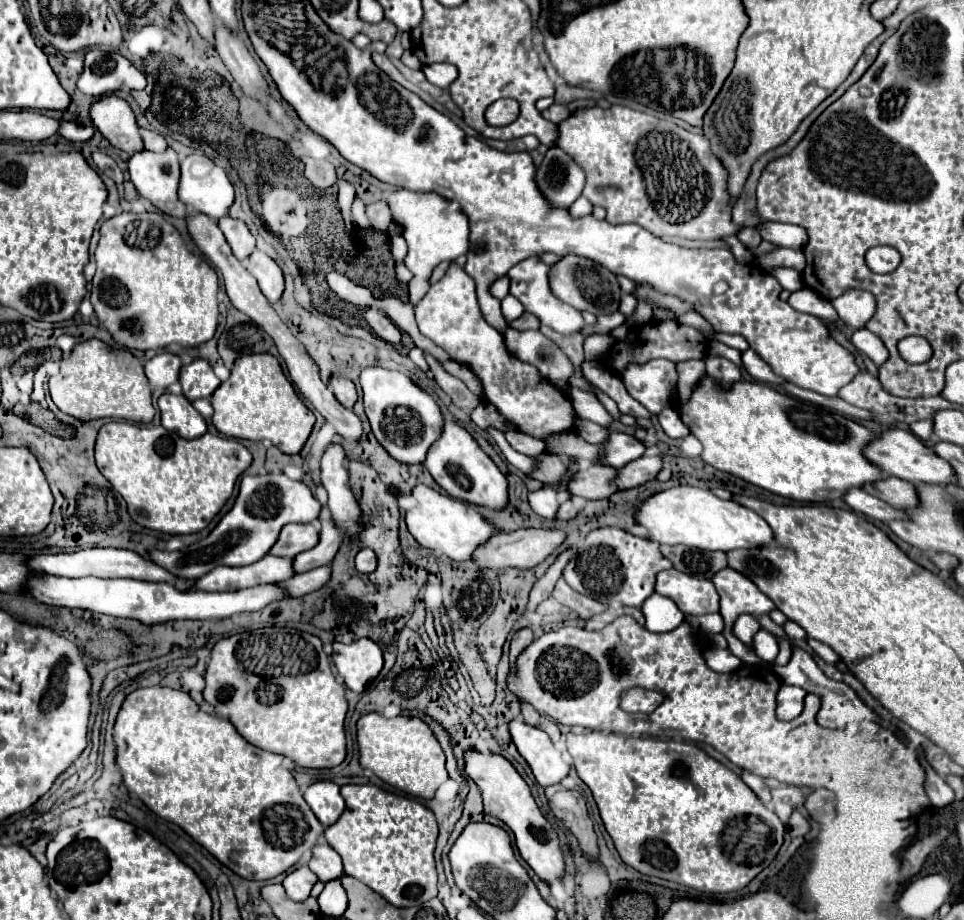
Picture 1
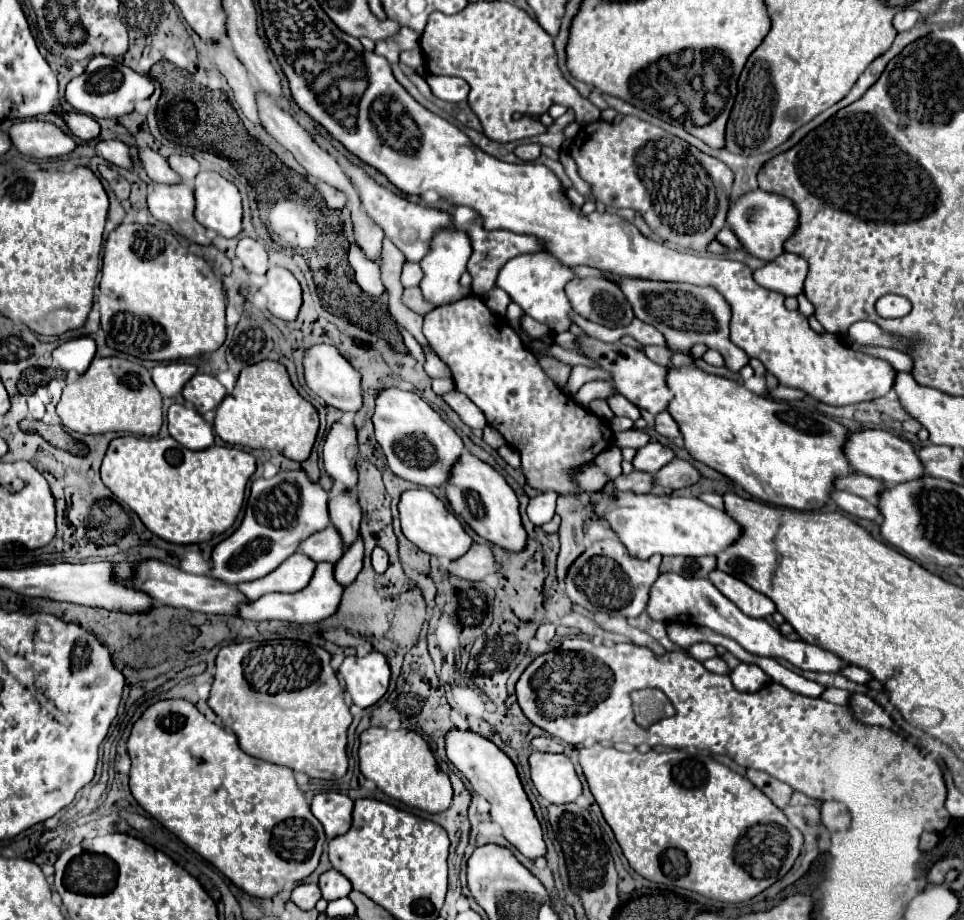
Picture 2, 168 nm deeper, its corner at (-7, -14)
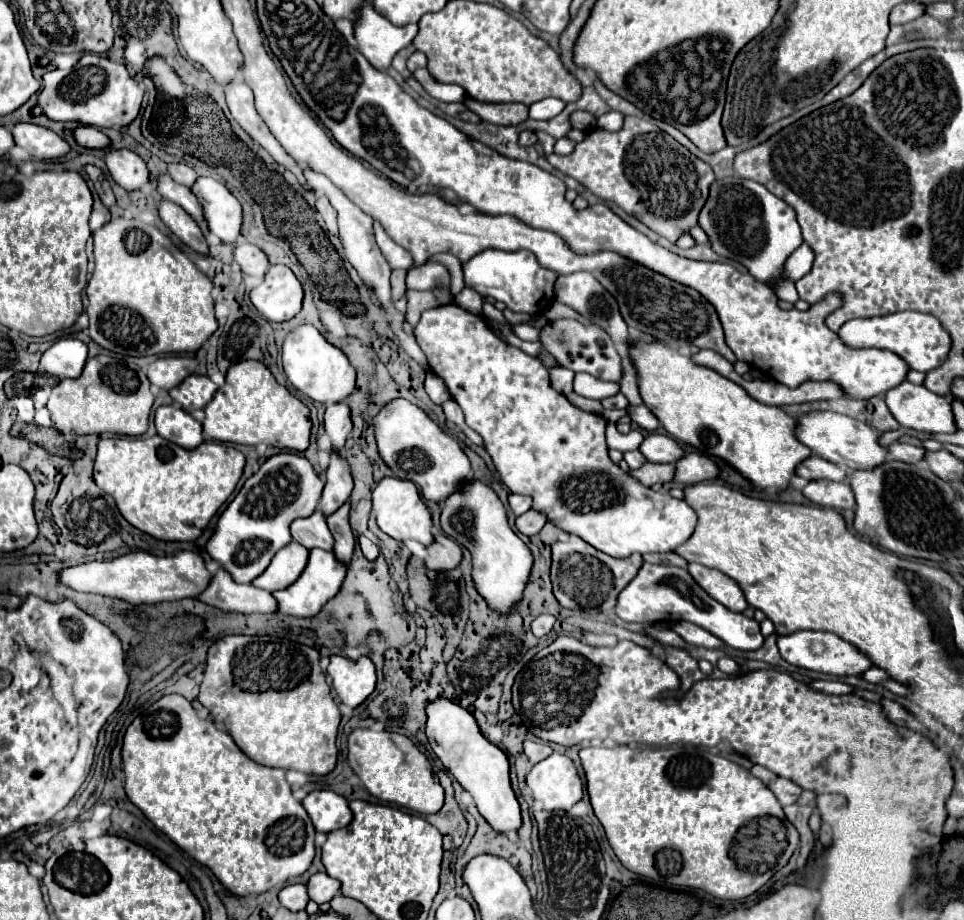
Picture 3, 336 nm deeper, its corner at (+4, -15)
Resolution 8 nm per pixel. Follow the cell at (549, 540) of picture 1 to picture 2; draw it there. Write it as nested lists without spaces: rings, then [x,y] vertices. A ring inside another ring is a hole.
[[[474,543],[470,551],[464,553],[462,559],[454,559],[448,563],[448,571],[460,579],[480,581],[492,573],[496,573],[496,561],[488,545]]]

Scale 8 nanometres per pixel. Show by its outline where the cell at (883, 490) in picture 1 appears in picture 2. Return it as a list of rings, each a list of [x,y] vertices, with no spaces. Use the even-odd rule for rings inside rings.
[[[852,471],[844,477],[836,477],[834,487],[874,501],[878,497],[878,493],[884,489],[884,483],[878,481],[878,479],[872,479],[872,477],[866,477],[866,475],[860,475],[860,473]]]

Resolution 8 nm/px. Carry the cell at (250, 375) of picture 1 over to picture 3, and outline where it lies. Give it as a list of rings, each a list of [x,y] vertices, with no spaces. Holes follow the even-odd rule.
[[[245,360],[229,368],[225,386],[219,388],[213,400],[205,406],[203,432],[217,442],[245,446],[275,444],[277,448],[303,452],[309,446],[311,434],[309,408],[301,400],[297,400],[285,386],[277,384],[267,366],[257,360]]]

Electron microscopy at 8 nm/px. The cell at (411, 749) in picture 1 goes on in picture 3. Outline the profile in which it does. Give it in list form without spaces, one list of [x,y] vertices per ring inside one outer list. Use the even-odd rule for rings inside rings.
[[[353,730],[347,738],[349,766],[365,784],[371,796],[403,806],[419,814],[435,814],[443,806],[445,790],[439,778],[433,774],[423,752],[403,734]]]

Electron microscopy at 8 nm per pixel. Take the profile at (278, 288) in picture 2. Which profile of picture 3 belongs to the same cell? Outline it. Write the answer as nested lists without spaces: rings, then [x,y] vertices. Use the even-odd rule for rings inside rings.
[[[271,266],[265,280],[251,290],[251,302],[271,322],[291,320],[303,302],[303,288],[295,274],[283,266]]]

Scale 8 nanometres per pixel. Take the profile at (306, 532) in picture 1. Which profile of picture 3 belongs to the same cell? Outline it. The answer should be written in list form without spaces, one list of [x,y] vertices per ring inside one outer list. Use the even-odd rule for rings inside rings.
[[[319,510],[309,518],[295,520],[291,524],[291,536],[307,550],[313,550],[313,548],[333,550],[333,534],[329,532],[325,516]]]

